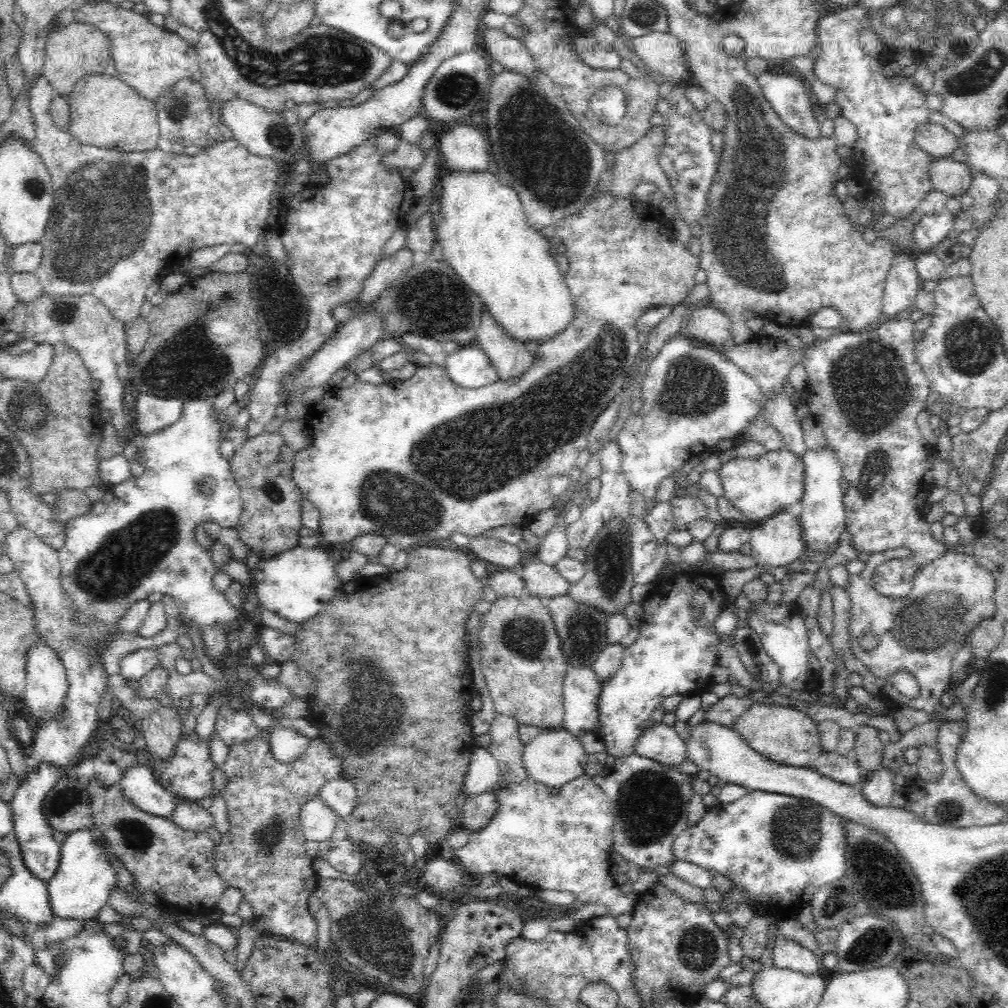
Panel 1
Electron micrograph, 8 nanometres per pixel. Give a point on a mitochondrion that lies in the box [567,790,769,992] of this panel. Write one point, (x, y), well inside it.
(696, 947)

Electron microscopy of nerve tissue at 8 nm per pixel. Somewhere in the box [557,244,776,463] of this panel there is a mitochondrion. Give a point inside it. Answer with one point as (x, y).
(693, 390)

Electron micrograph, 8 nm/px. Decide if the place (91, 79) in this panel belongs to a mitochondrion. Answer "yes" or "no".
no

